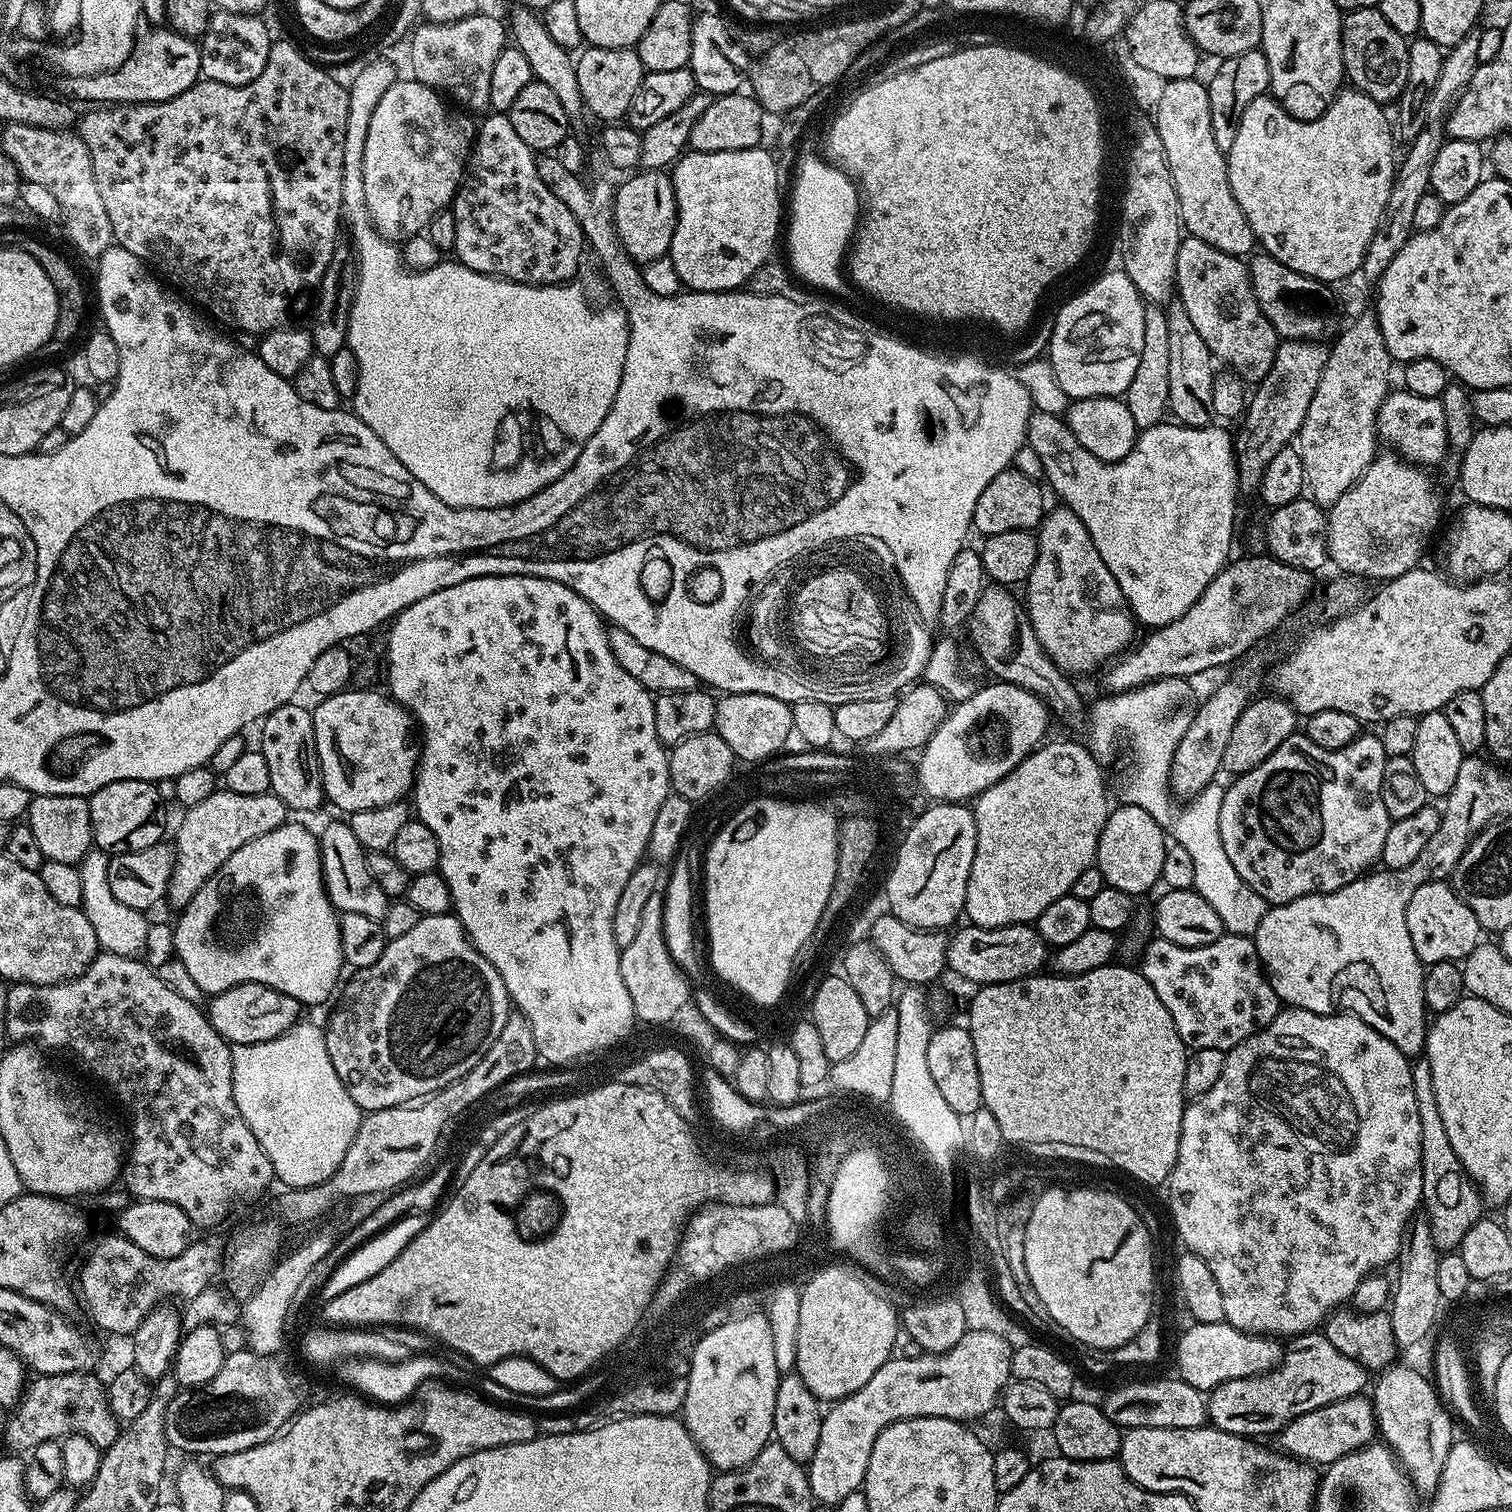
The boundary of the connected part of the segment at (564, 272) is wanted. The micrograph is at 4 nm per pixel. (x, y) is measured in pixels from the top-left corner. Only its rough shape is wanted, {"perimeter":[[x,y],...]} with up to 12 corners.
{"perimeter":[[506,114],[475,129],[455,259],[575,281],[584,235]]}

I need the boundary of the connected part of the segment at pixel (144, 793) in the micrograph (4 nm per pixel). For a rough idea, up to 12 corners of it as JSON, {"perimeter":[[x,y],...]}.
{"perimeter":[[151,780],[87,797],[92,843],[137,852],[161,843],[165,800]]}

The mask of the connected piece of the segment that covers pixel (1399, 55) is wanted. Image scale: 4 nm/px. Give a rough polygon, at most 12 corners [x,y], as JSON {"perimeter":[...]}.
{"perimeter":[[1379,7],[1345,11],[1347,83],[1382,106],[1406,86],[1409,41]]}

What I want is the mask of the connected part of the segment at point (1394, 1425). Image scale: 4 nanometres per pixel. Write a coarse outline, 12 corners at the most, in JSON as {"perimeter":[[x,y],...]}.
{"perimeter":[[1400,1363],[1371,1385],[1376,1426],[1417,1493],[1454,1443],[1436,1384]]}

